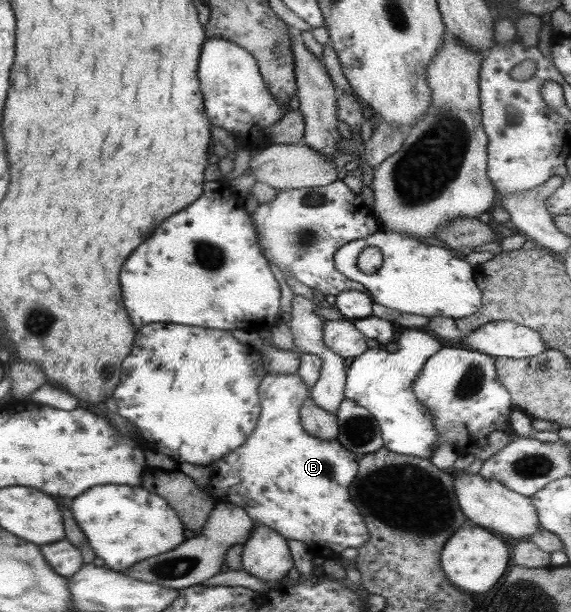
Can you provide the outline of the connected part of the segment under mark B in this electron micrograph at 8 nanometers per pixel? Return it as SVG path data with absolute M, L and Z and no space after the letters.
M296 372L265 375L258 386L260 413L253 434L241 444L241 448L209 464L213 470L209 483L201 490L215 503L227 502L243 508L253 522L264 524L286 540L303 542L313 558L331 559L338 557L345 548L359 548L365 544L369 533L357 507L348 498L348 488L357 474L356 456L336 440L319 440L303 431L299 409L309 391Z

